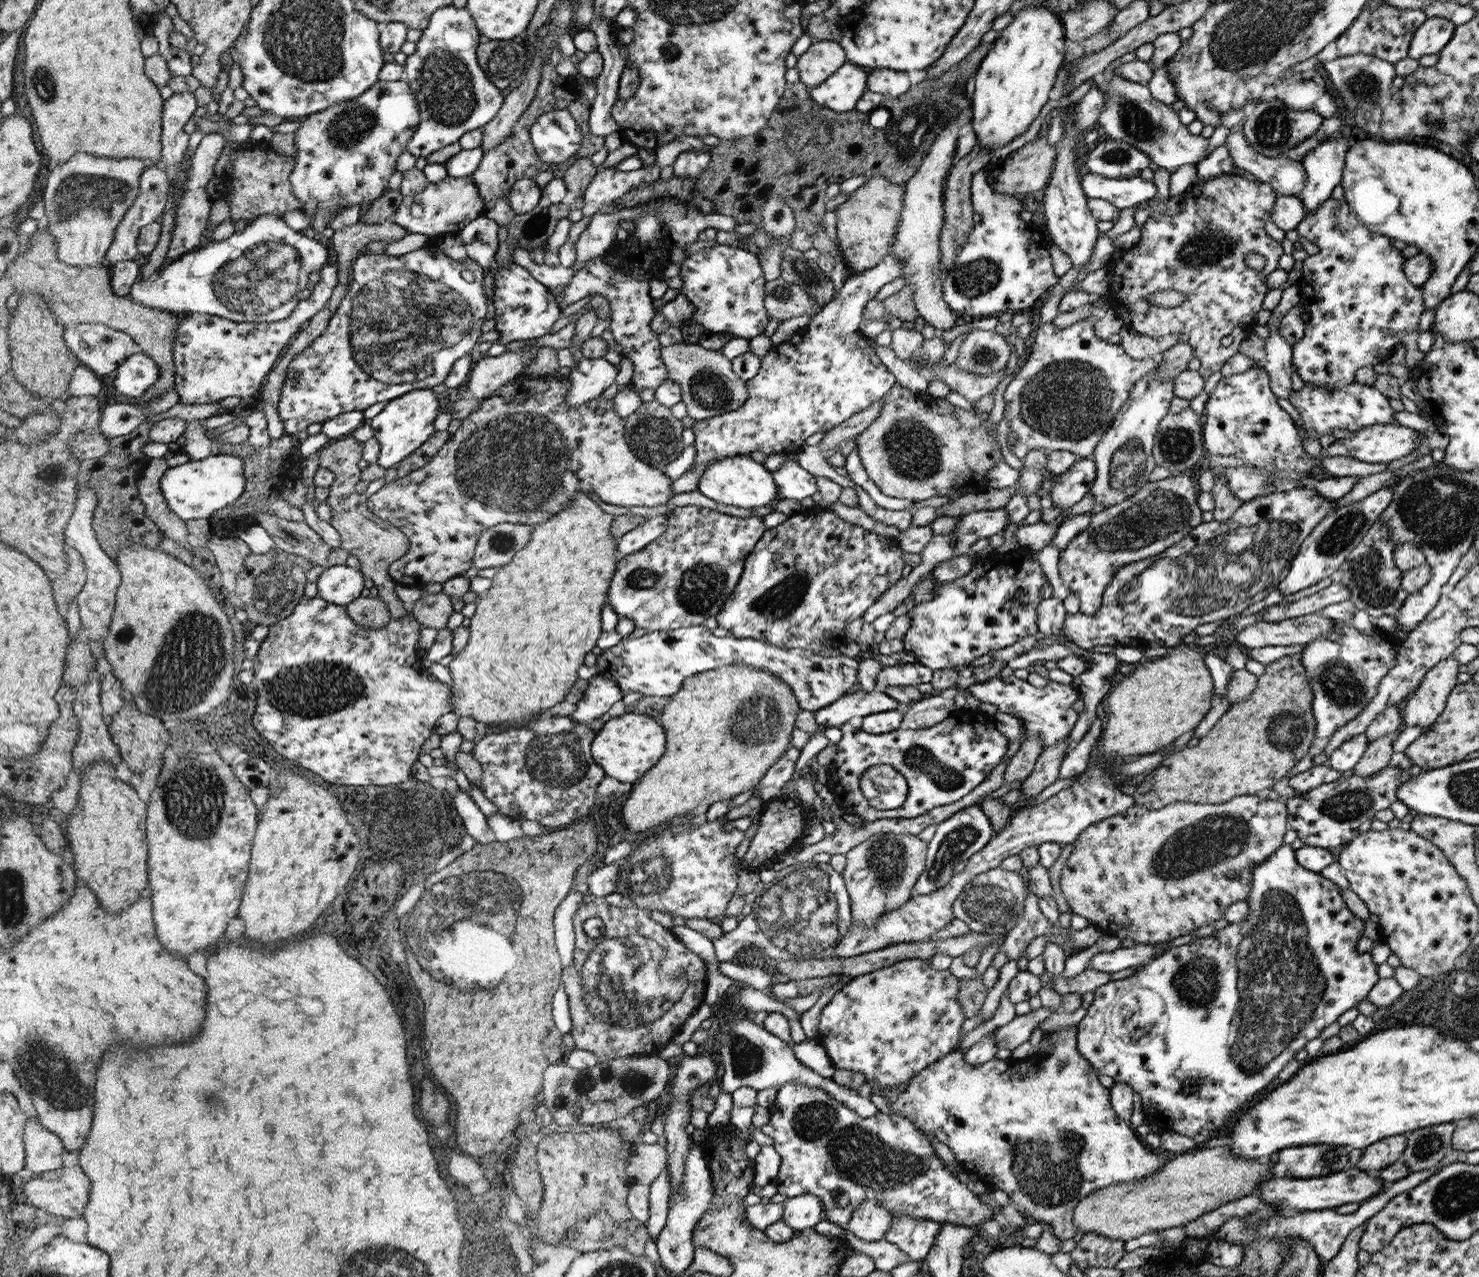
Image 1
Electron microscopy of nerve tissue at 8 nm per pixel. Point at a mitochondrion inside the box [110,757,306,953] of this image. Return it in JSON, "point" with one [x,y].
{"point":[193,799]}

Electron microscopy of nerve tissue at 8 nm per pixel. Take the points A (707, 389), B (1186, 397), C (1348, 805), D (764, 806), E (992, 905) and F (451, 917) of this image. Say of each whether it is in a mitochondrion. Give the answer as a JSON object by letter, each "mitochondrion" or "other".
{"A":"mitochondrion","B":"other","C":"mitochondrion","D":"other","E":"mitochondrion","F":"mitochondrion"}

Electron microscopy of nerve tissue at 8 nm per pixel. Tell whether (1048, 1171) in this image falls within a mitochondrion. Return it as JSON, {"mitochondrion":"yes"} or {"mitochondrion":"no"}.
{"mitochondrion":"yes"}

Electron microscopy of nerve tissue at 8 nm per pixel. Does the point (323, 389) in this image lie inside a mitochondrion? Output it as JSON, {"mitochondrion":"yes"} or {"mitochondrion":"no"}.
{"mitochondrion":"no"}

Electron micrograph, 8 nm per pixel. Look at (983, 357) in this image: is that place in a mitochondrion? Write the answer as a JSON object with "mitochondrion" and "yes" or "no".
{"mitochondrion":"yes"}

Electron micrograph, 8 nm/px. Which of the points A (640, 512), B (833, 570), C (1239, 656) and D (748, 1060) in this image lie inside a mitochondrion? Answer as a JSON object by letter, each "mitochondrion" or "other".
{"A":"other","B":"other","C":"other","D":"mitochondrion"}

